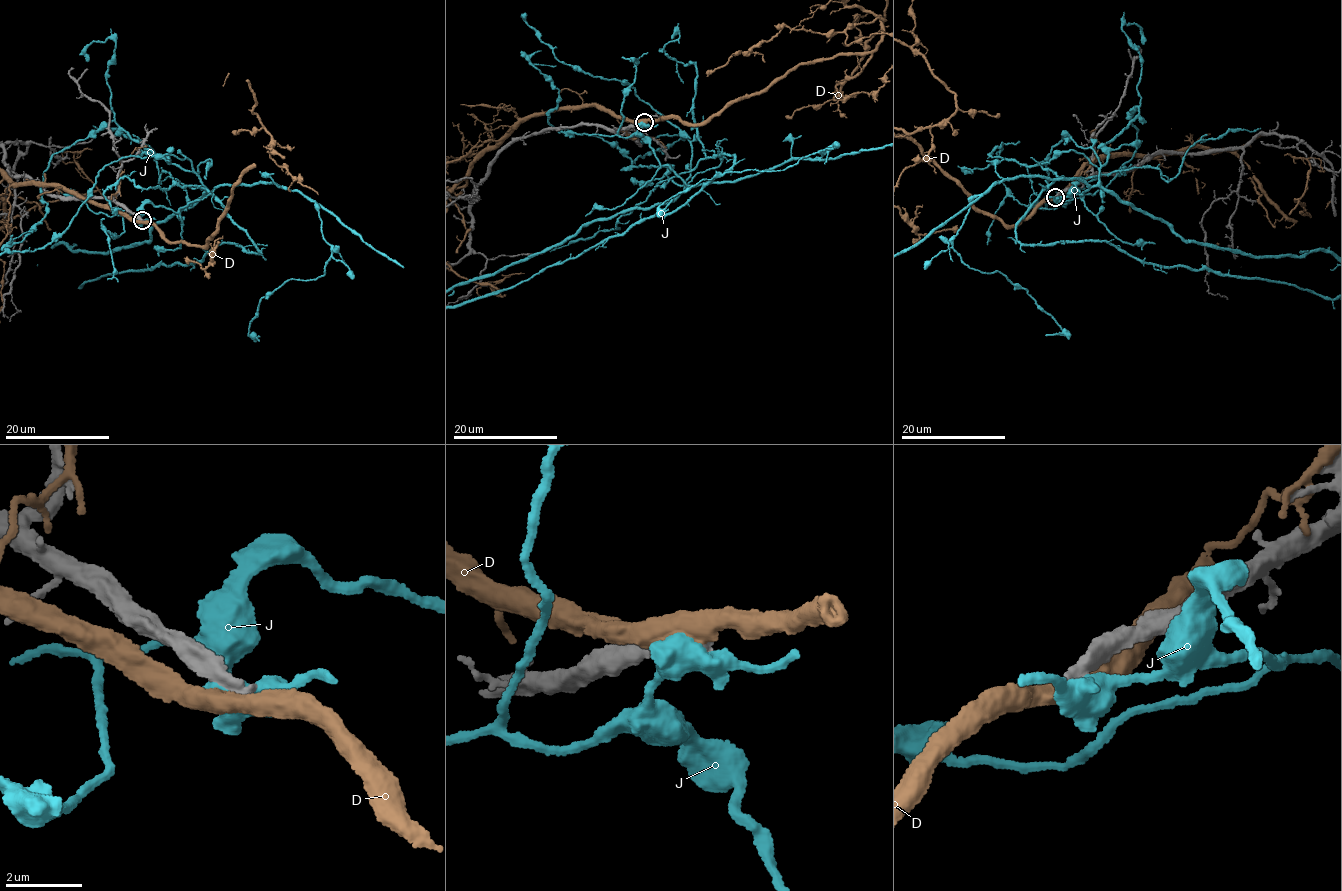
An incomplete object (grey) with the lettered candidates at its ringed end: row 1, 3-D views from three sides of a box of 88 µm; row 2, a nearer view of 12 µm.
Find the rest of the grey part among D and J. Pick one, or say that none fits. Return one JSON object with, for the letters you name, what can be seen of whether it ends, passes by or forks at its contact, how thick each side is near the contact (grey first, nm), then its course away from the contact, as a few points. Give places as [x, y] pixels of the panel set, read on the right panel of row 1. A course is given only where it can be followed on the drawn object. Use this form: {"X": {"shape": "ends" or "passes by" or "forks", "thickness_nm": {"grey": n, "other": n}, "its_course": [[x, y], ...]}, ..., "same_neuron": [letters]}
{"same_neuron": []}

